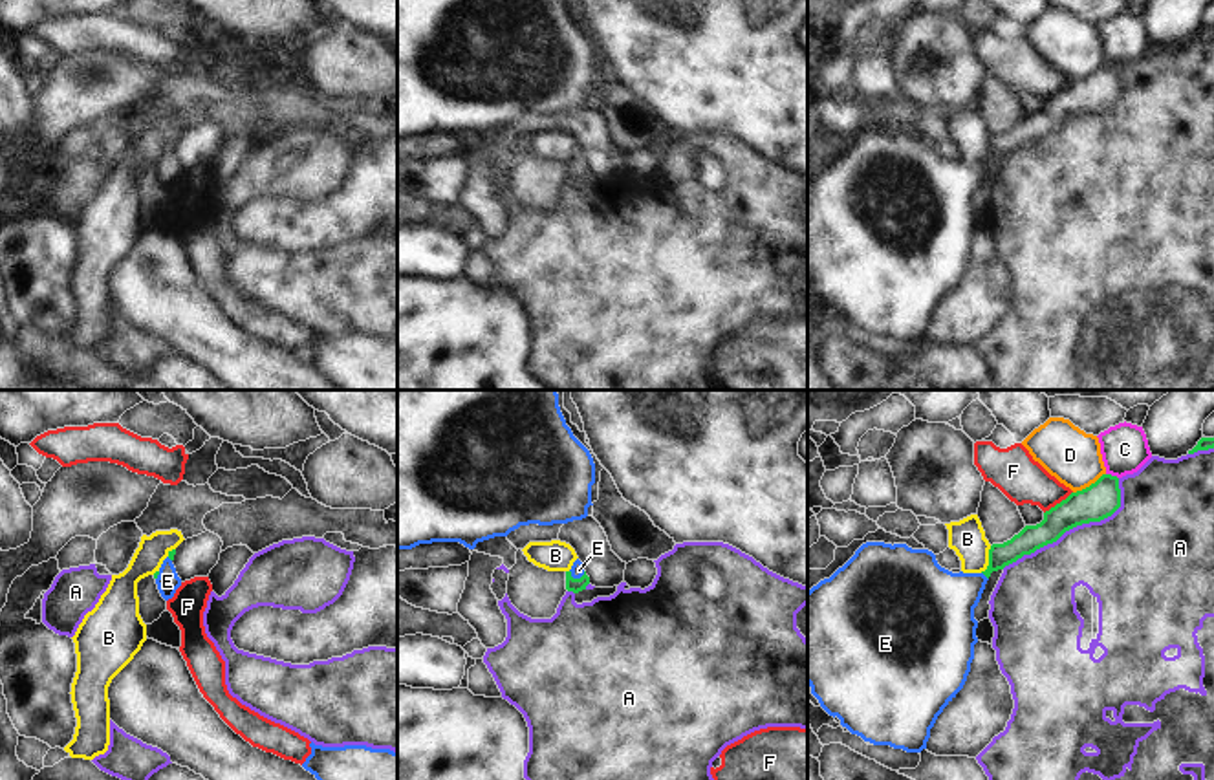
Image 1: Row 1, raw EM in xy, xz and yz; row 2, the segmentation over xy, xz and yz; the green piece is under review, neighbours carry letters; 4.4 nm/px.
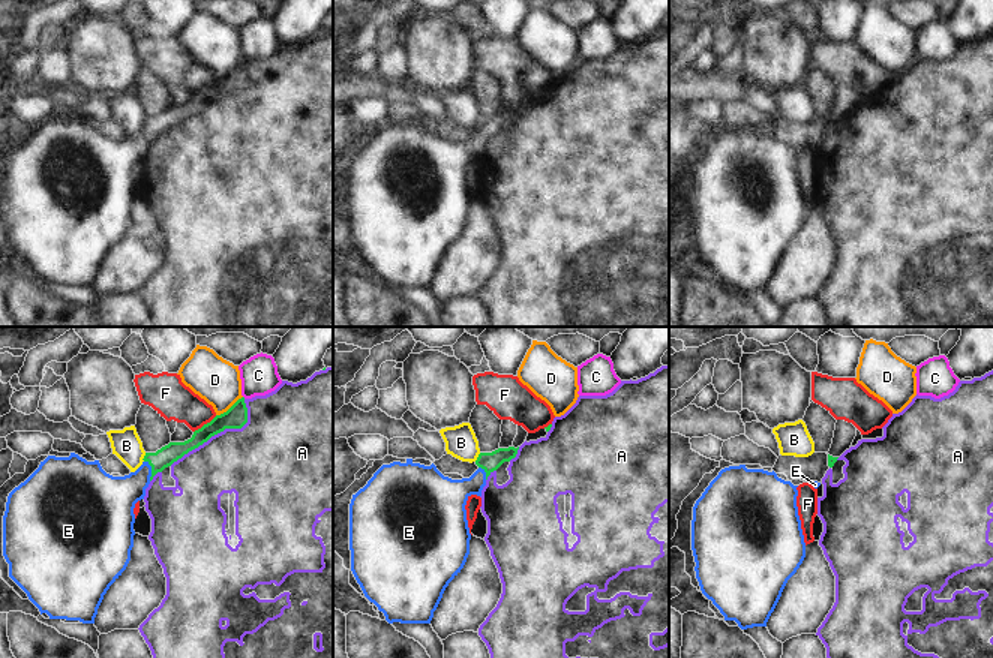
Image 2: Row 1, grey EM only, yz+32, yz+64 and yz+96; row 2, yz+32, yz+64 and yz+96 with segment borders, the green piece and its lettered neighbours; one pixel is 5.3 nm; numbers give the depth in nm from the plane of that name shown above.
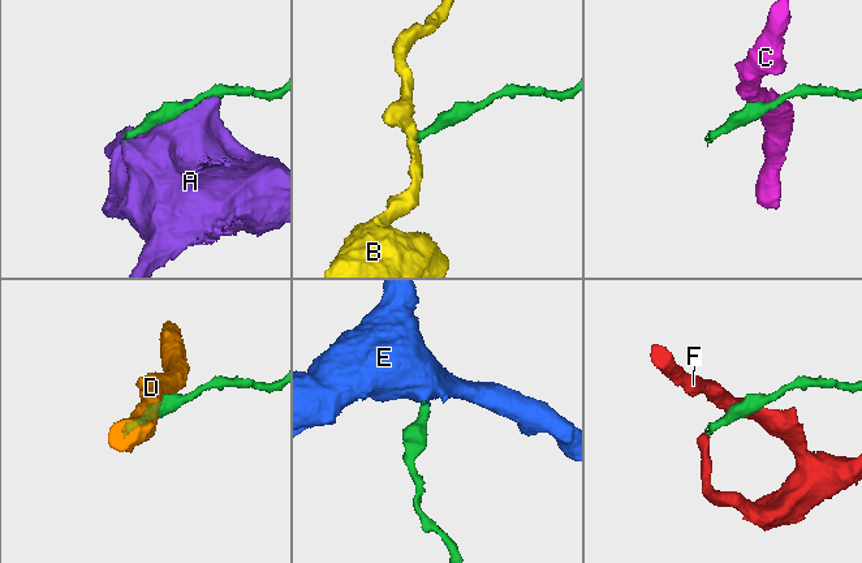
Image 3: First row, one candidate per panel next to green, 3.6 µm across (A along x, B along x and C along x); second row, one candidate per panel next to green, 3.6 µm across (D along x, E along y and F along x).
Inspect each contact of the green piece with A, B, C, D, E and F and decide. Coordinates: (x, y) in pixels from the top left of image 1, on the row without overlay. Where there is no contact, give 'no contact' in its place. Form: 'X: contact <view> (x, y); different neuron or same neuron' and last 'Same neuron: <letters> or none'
A: contact yz (1073, 116); different neuron
B: contact yz (989, 151); different neuron
C: contact yz (1110, 64); different neuron
D: contact yz (1090, 75); different neuron
E: contact xz (577, 169); same neuron
F: contact yz (1057, 94); different neuron
Same neuron: E

